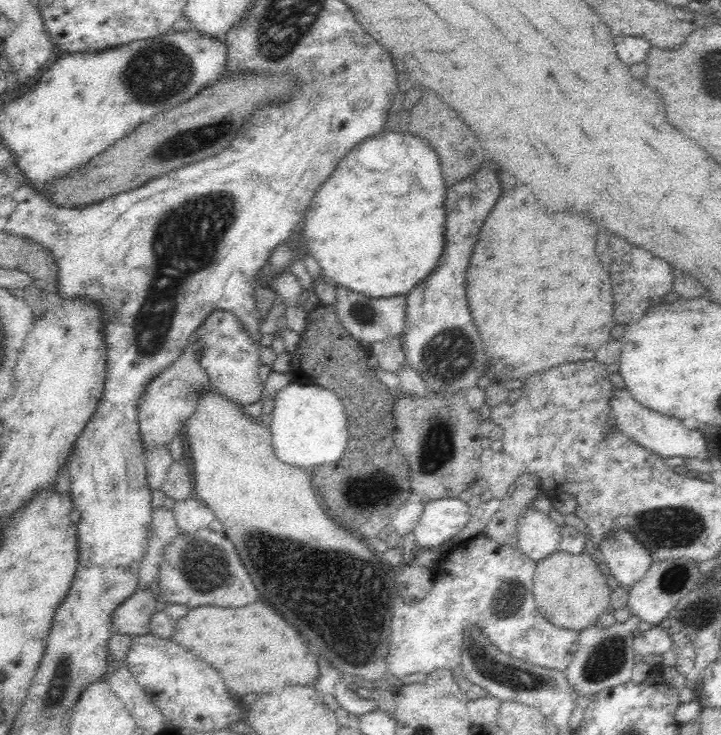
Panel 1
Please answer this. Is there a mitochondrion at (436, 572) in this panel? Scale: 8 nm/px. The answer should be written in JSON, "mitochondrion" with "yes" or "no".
{"mitochondrion":"no"}

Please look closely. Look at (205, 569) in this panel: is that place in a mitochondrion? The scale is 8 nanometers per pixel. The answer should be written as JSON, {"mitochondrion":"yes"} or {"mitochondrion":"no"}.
{"mitochondrion":"yes"}

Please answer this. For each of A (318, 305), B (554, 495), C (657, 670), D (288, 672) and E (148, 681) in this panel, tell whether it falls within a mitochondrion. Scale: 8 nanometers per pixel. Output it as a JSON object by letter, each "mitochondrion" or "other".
{"A":"other","B":"other","C":"other","D":"other","E":"other"}

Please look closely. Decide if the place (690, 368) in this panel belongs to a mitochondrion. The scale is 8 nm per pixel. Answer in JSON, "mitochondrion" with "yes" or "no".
{"mitochondrion":"no"}

